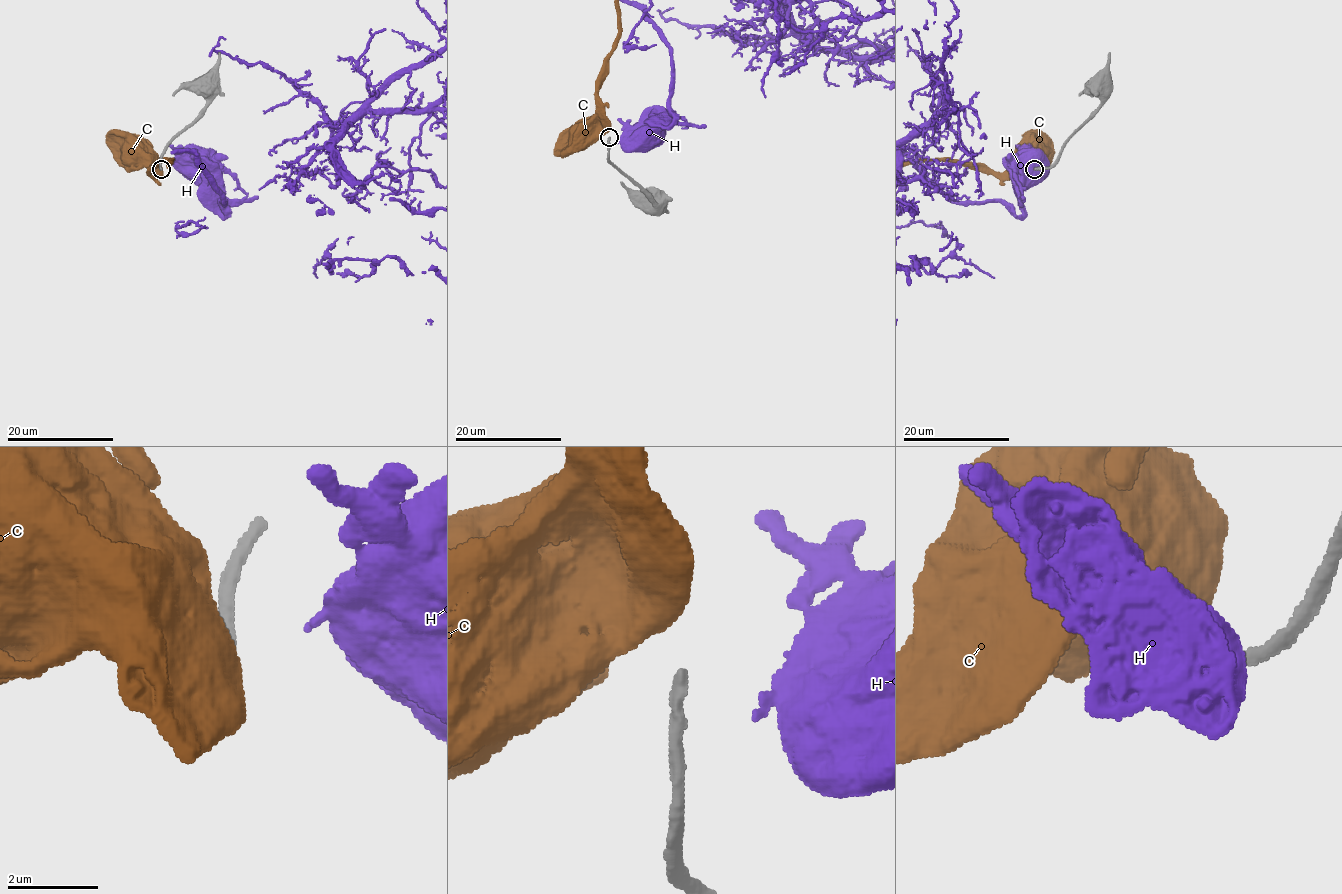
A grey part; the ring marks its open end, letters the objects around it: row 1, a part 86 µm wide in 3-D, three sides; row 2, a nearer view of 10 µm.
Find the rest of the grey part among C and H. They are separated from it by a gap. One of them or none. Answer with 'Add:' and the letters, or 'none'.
Add: none

